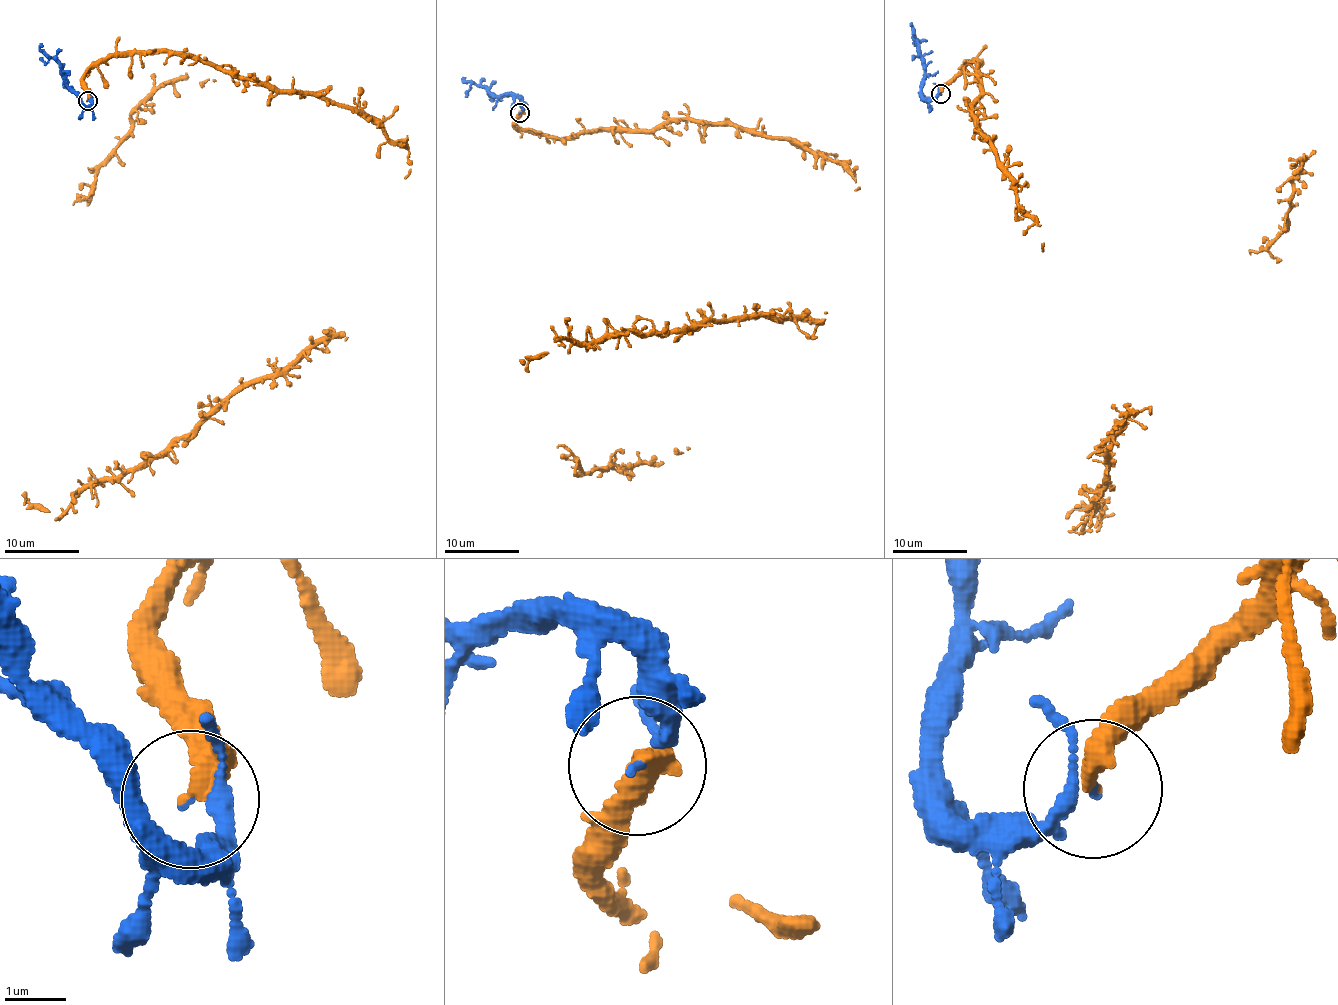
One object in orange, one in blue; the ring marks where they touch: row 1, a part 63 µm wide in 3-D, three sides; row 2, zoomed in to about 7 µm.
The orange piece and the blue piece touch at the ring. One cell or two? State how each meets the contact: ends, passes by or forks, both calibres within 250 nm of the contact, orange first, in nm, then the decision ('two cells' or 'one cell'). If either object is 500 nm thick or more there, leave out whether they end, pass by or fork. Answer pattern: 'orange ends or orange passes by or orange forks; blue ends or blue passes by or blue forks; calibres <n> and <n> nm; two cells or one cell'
orange ends; blue passes by; calibres 360 and 150 nm; one cell

